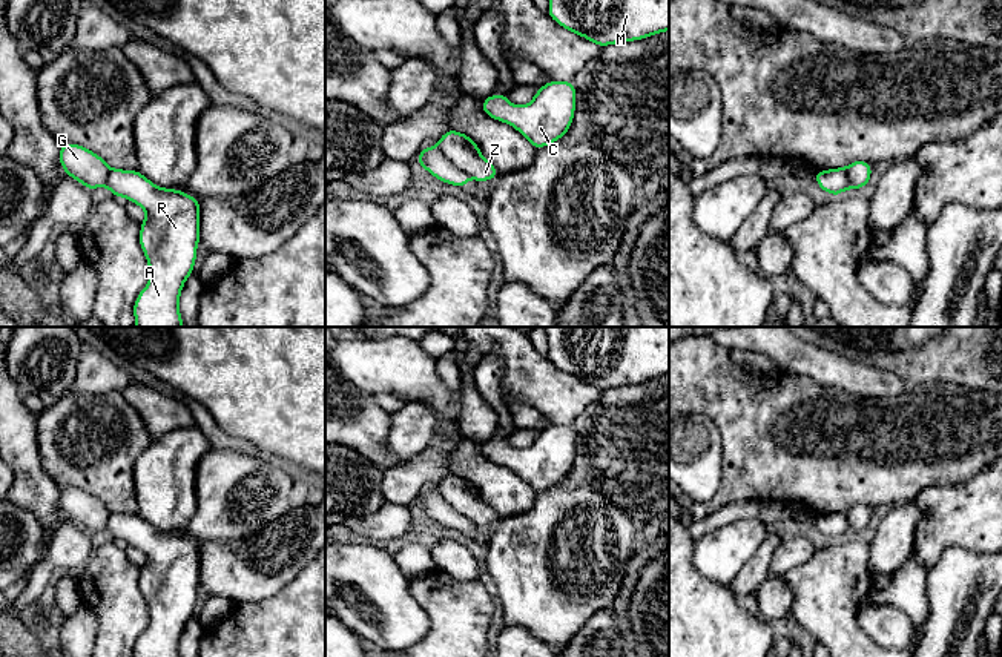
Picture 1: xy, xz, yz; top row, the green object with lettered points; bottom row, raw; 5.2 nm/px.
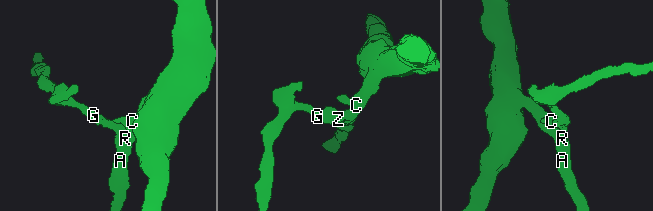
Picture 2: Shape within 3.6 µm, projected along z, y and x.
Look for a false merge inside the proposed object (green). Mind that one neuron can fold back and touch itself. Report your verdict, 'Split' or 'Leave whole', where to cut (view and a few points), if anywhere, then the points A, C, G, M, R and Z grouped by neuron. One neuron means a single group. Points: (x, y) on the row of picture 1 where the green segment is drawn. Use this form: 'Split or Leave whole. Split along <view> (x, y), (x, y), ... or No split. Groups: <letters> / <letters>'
Split. Split along xz (438, 145), (458, 168), (470, 175). Groups: A C M R Z / G

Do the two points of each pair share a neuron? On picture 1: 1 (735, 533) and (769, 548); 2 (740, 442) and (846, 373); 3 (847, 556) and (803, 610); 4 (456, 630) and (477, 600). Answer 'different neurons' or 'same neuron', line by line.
1: different neurons
2: different neurons
3: same neuron
4: same neuron

